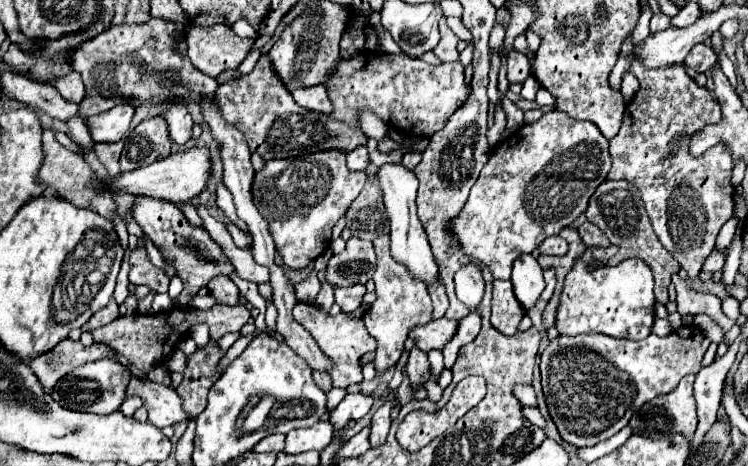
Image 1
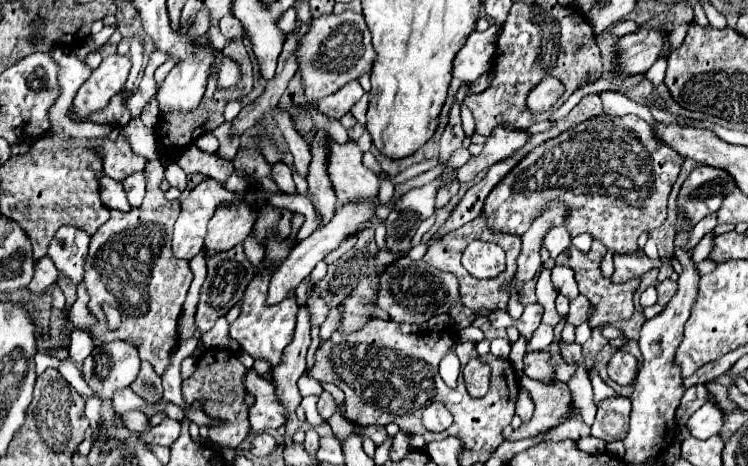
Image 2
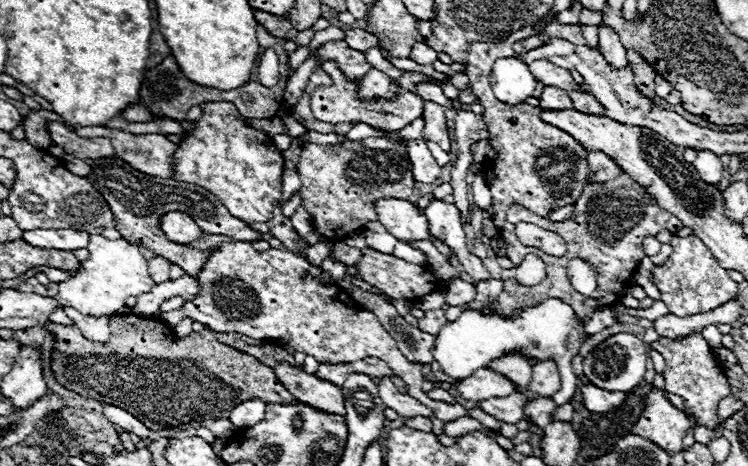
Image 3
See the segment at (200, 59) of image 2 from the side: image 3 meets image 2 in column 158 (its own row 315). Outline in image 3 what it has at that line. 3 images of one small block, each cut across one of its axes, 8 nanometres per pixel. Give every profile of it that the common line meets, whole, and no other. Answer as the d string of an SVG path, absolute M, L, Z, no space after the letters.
M92 234L88 250L90 258L82 262L78 274L60 282L60 292L56 296L60 304L72 306L84 316L100 318L120 310L120 306L126 306L128 296L140 296L144 292L150 292L154 282L148 274L148 260L142 256L138 244L132 244L124 238L106 240L98 234Z

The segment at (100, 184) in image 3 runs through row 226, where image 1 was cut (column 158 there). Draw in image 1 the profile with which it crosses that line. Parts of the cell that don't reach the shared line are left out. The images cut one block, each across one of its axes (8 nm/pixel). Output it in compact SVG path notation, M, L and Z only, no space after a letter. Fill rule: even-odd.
M160 116L140 122L134 130L128 132L124 140L124 150L120 156L122 172L148 166L160 158L168 158L170 144L168 126ZM136 198L134 218L144 230L144 234L160 250L162 258L172 260L172 264L176 264L178 276L184 282L184 290L176 298L178 308L192 308L192 298L198 294L202 286L210 282L212 276L218 276L218 274L228 276L230 272L234 272L234 266L224 256L224 252L210 240L206 230L192 228L176 204L166 200L156 200L156 198Z

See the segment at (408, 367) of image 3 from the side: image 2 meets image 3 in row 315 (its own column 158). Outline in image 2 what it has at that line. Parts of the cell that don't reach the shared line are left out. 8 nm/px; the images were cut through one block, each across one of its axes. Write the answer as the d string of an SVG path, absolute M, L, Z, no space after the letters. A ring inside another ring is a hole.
M160 160L148 162L146 166L148 166L148 190L146 190L142 206L130 208L128 212L110 210L108 222L104 226L100 226L90 240L90 250L84 260L82 284L86 286L86 292L90 296L88 308L98 318L98 326L86 330L94 336L96 346L104 344L104 342L114 342L114 340L128 340L134 346L138 346L140 358L150 362L154 366L154 370L158 374L162 374L164 368L168 366L168 356L178 342L178 318L182 312L182 304L186 300L186 292L192 282L192 270L190 270L190 262L176 258L170 248L174 222L180 214L180 200L166 200L164 190L160 188L160 182L164 178L164 168L162 168ZM104 304L112 304L120 312L122 326L118 330L108 328Z

